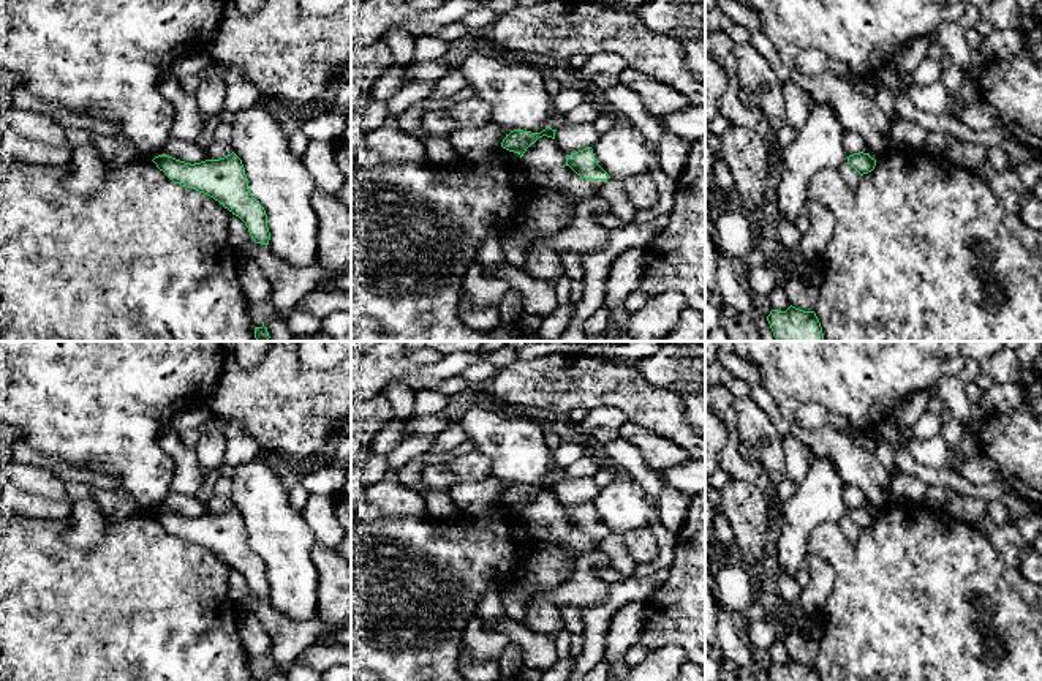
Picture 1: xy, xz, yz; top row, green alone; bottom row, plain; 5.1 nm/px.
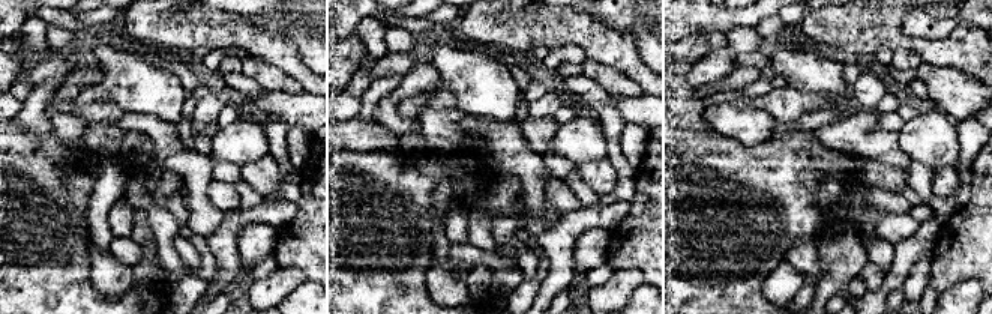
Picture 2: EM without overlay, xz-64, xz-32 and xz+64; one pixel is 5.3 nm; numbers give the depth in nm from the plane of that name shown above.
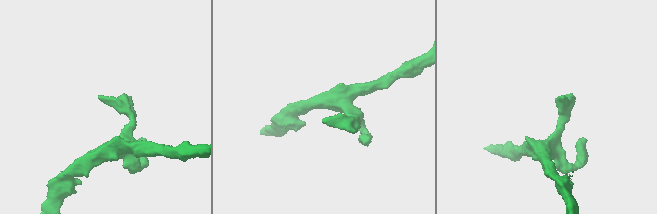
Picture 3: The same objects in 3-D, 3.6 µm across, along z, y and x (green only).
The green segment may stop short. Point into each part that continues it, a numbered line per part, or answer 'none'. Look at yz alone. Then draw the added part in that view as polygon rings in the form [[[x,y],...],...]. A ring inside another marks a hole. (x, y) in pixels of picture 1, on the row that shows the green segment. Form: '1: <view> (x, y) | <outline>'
none

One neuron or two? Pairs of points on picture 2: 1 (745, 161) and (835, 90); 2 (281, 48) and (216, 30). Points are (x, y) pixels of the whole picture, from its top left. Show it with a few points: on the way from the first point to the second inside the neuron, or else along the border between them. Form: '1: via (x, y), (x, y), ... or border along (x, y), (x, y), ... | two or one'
1: border along (791, 86), (818, 93), (824, 99), (824, 108) | two
2: via (264, 50), (255, 50), (233, 30) | one

